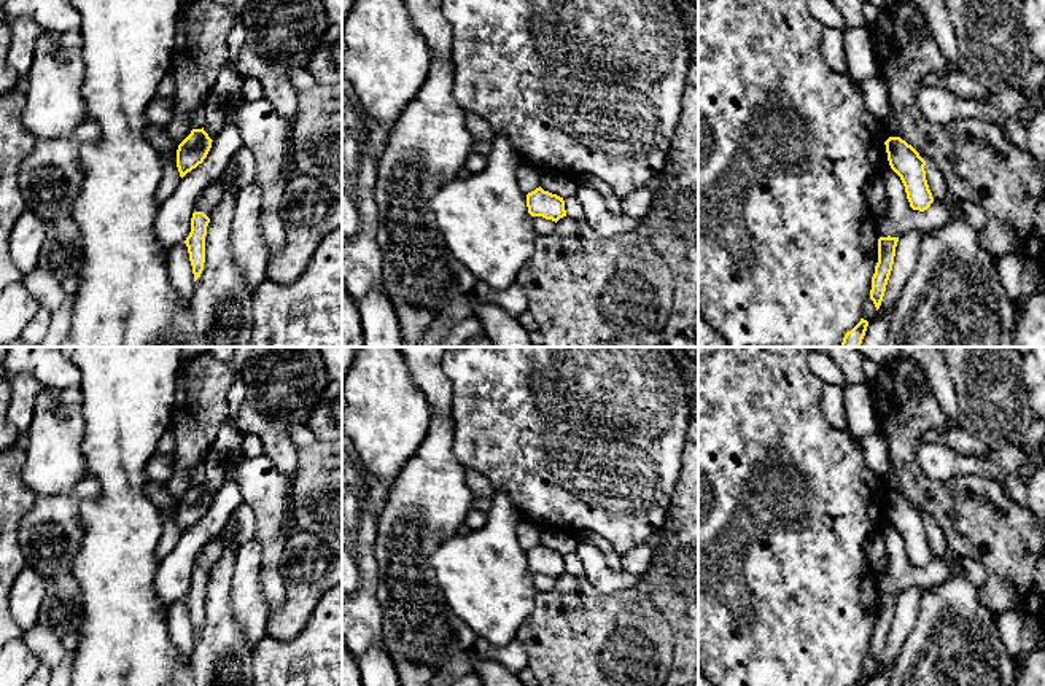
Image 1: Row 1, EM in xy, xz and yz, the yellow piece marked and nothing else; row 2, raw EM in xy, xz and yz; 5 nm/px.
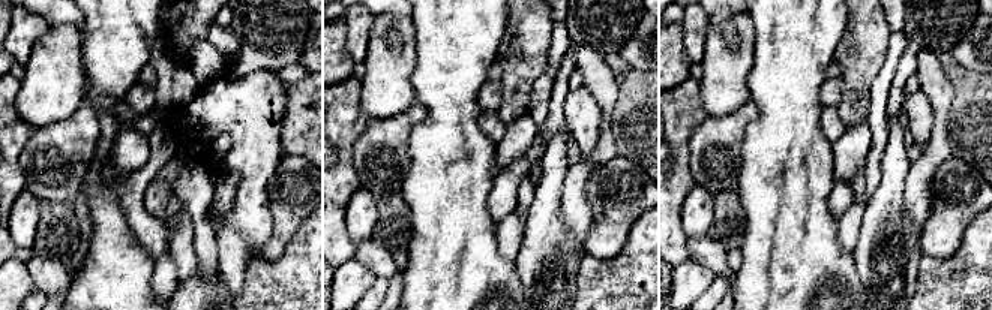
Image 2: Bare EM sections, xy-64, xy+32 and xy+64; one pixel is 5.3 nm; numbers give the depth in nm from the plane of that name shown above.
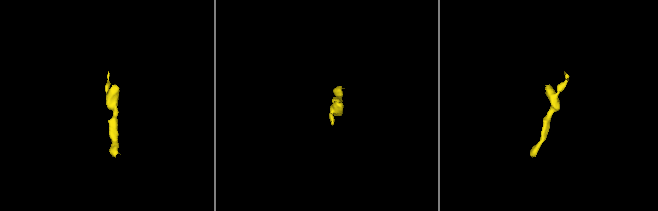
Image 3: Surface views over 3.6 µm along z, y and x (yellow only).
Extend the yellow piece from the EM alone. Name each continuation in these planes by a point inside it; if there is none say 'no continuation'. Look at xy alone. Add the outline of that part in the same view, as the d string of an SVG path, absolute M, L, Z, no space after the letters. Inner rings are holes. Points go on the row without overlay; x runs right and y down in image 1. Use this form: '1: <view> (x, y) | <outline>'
1: xy (198, 476) | M205 460L196 468L196 471L191 474L196 485L202 485L205 481Z

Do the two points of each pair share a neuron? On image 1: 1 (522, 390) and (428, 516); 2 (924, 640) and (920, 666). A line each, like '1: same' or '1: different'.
1: different
2: same

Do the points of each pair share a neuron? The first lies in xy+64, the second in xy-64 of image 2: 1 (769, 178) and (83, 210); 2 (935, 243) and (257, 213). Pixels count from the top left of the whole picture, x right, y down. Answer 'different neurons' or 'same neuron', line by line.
1: different neurons
2: different neurons

